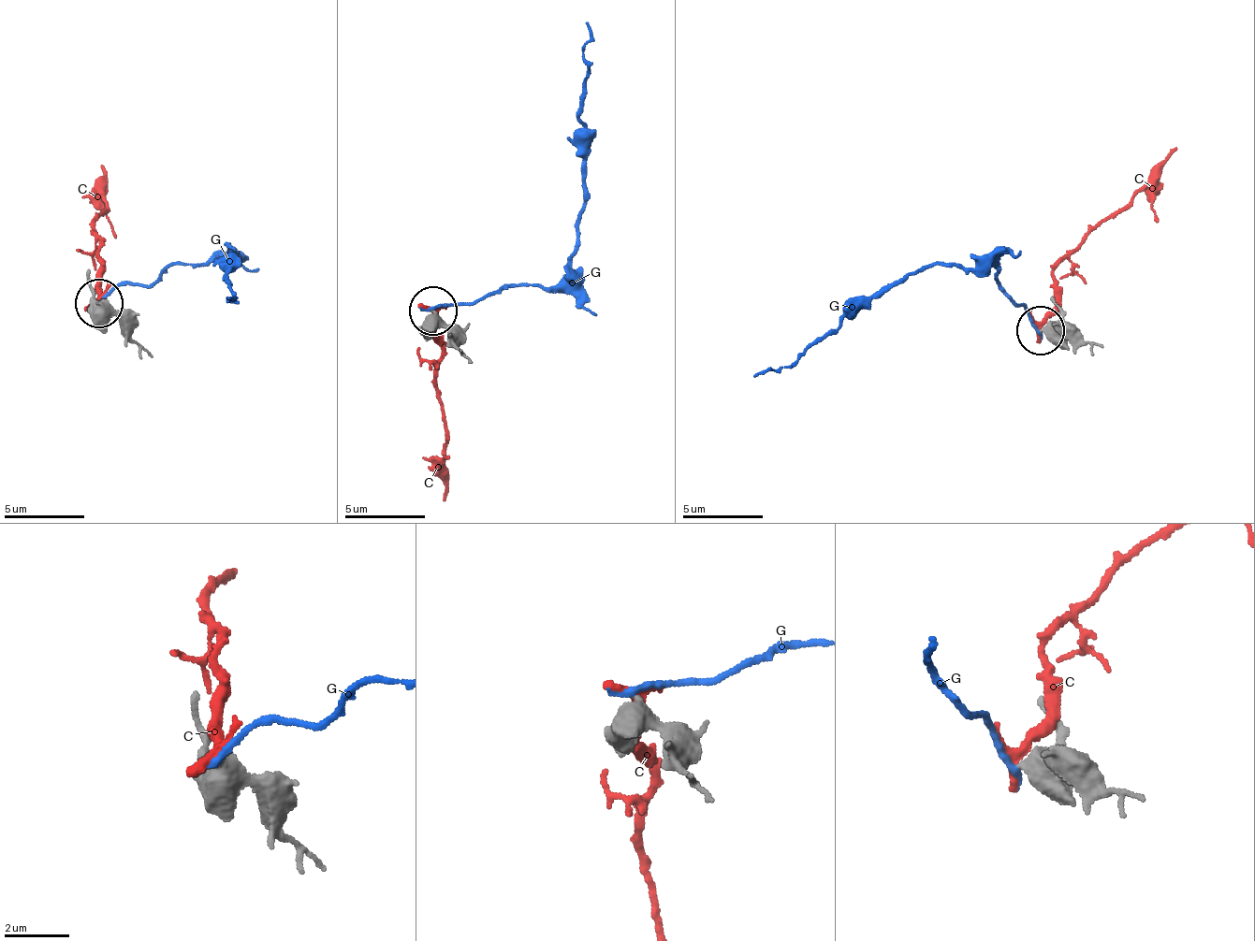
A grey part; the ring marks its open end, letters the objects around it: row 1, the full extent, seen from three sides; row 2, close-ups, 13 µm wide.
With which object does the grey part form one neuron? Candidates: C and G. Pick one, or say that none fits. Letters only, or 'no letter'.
no letter

